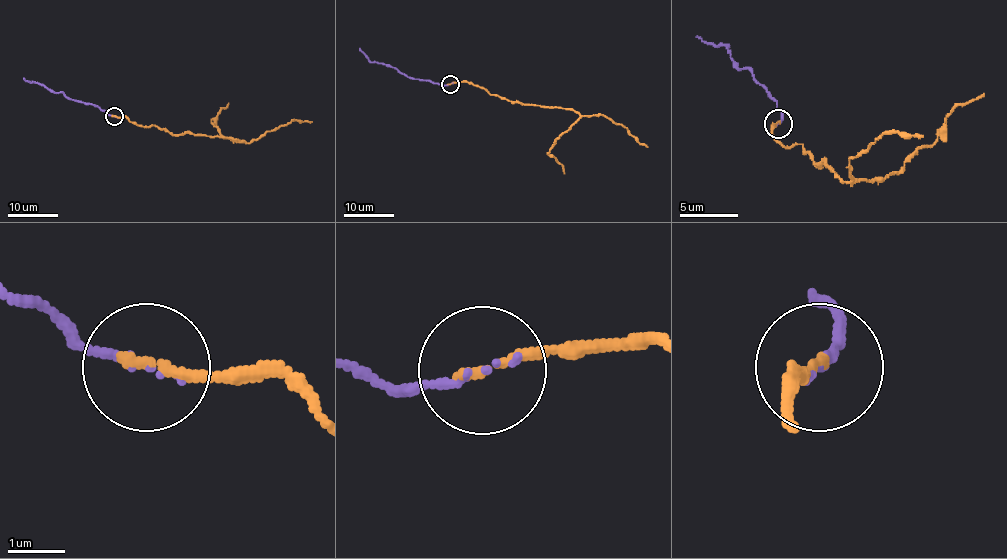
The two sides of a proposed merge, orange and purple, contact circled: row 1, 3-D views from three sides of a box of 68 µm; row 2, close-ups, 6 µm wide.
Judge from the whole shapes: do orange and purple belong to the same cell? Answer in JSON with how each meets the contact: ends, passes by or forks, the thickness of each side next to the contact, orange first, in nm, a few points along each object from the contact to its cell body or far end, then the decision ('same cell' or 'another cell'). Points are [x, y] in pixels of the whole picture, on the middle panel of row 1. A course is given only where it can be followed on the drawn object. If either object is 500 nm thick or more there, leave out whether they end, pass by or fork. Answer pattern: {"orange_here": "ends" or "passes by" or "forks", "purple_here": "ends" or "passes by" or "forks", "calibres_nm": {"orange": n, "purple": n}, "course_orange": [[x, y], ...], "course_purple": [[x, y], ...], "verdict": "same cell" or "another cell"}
{"orange_here": "ends", "purple_here": "ends", "calibres_nm": {"orange": 200, "purple": 110}, "course_orange": [[449, 83], [471, 82], [510, 101], [574, 110], [580, 116], [555, 140], [549, 153], [563, 167], [564, 173]], "course_purple": [[449, 83], [438, 85], [410, 78], [398, 70], [371, 62], [360, 48]], "verdict": "same cell"}

